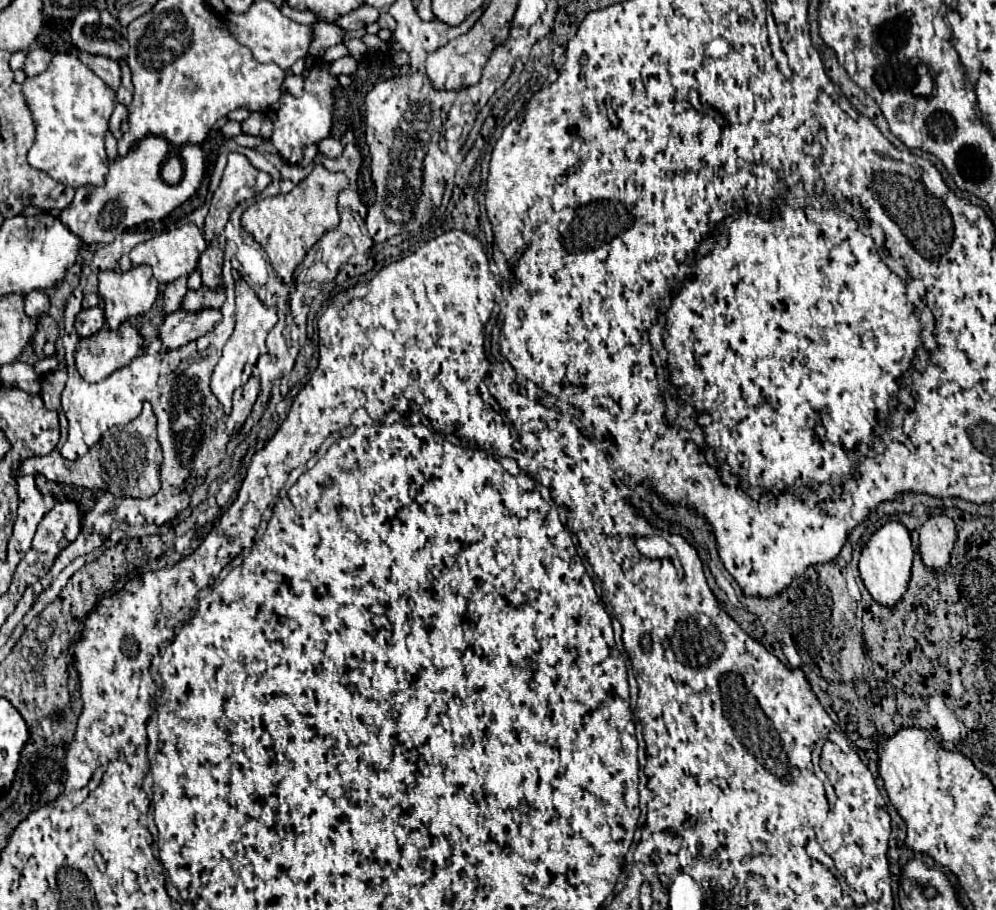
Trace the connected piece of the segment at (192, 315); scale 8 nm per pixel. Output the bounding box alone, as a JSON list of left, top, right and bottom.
[158,310,222,352]

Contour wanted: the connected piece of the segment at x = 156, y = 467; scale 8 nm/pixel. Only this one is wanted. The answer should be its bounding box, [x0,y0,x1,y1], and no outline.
[24,402,162,498]

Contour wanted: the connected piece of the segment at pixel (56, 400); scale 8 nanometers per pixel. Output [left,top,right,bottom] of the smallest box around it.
[42,370,66,410]

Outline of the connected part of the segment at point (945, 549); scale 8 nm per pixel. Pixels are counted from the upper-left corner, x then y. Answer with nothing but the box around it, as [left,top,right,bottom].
[920,516,956,568]

